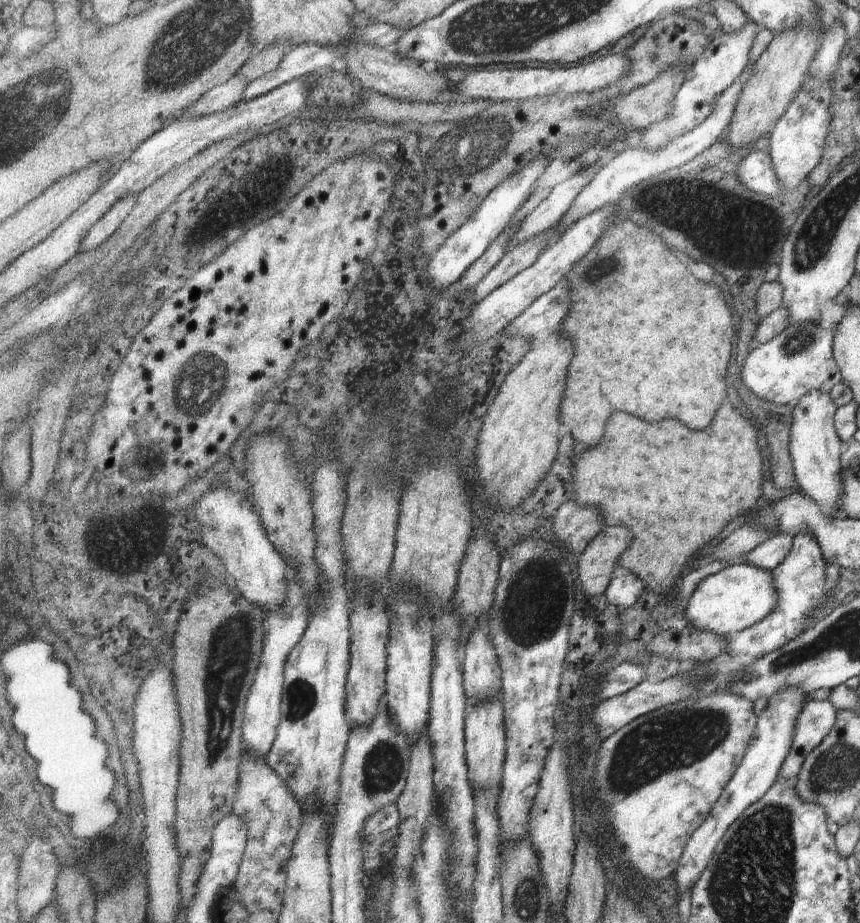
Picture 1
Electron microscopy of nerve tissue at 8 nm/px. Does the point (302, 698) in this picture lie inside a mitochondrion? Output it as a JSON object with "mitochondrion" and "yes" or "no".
{"mitochondrion":"yes"}

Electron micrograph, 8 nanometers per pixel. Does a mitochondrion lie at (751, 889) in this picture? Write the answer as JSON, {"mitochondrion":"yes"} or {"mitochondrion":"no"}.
{"mitochondrion":"yes"}

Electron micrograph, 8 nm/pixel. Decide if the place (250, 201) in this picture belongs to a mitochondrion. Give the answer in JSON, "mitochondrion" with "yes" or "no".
{"mitochondrion":"yes"}

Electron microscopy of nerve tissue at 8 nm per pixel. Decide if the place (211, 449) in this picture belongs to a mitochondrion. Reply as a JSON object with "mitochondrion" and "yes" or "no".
{"mitochondrion":"no"}

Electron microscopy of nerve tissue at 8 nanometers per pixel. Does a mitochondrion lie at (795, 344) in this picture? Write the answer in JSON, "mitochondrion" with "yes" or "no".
{"mitochondrion":"yes"}

